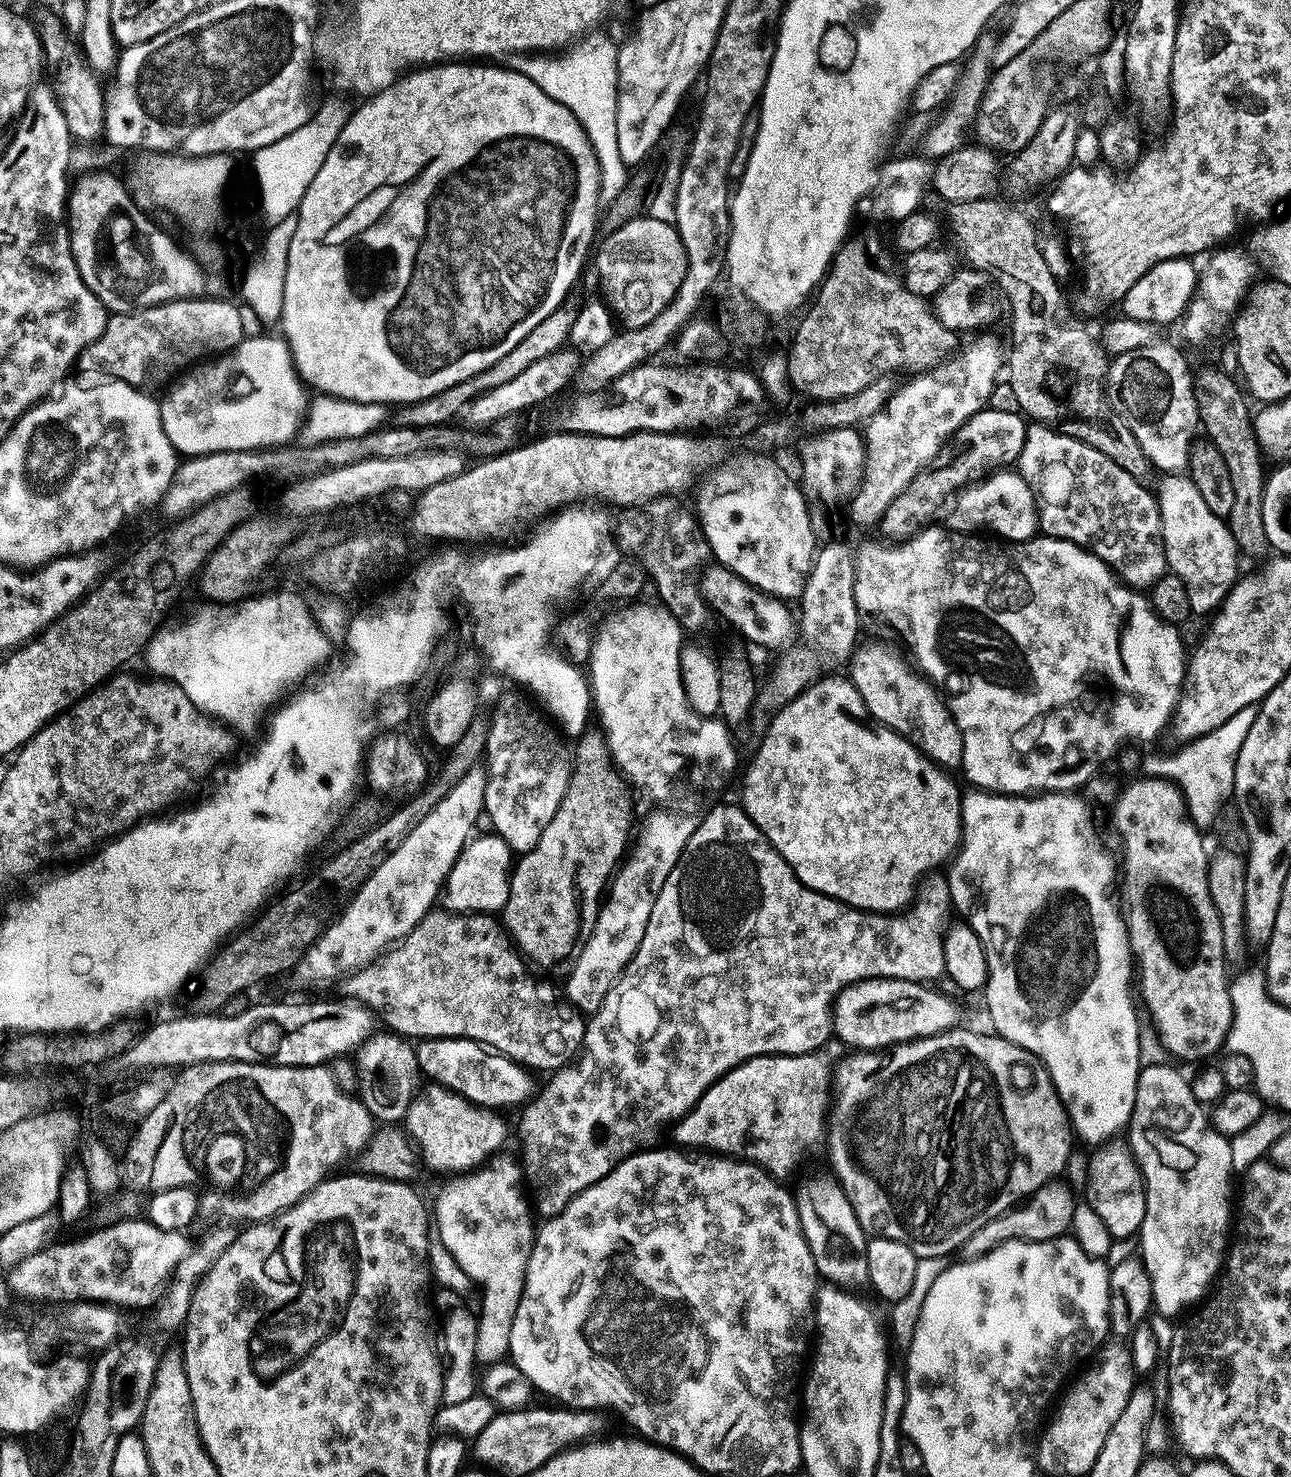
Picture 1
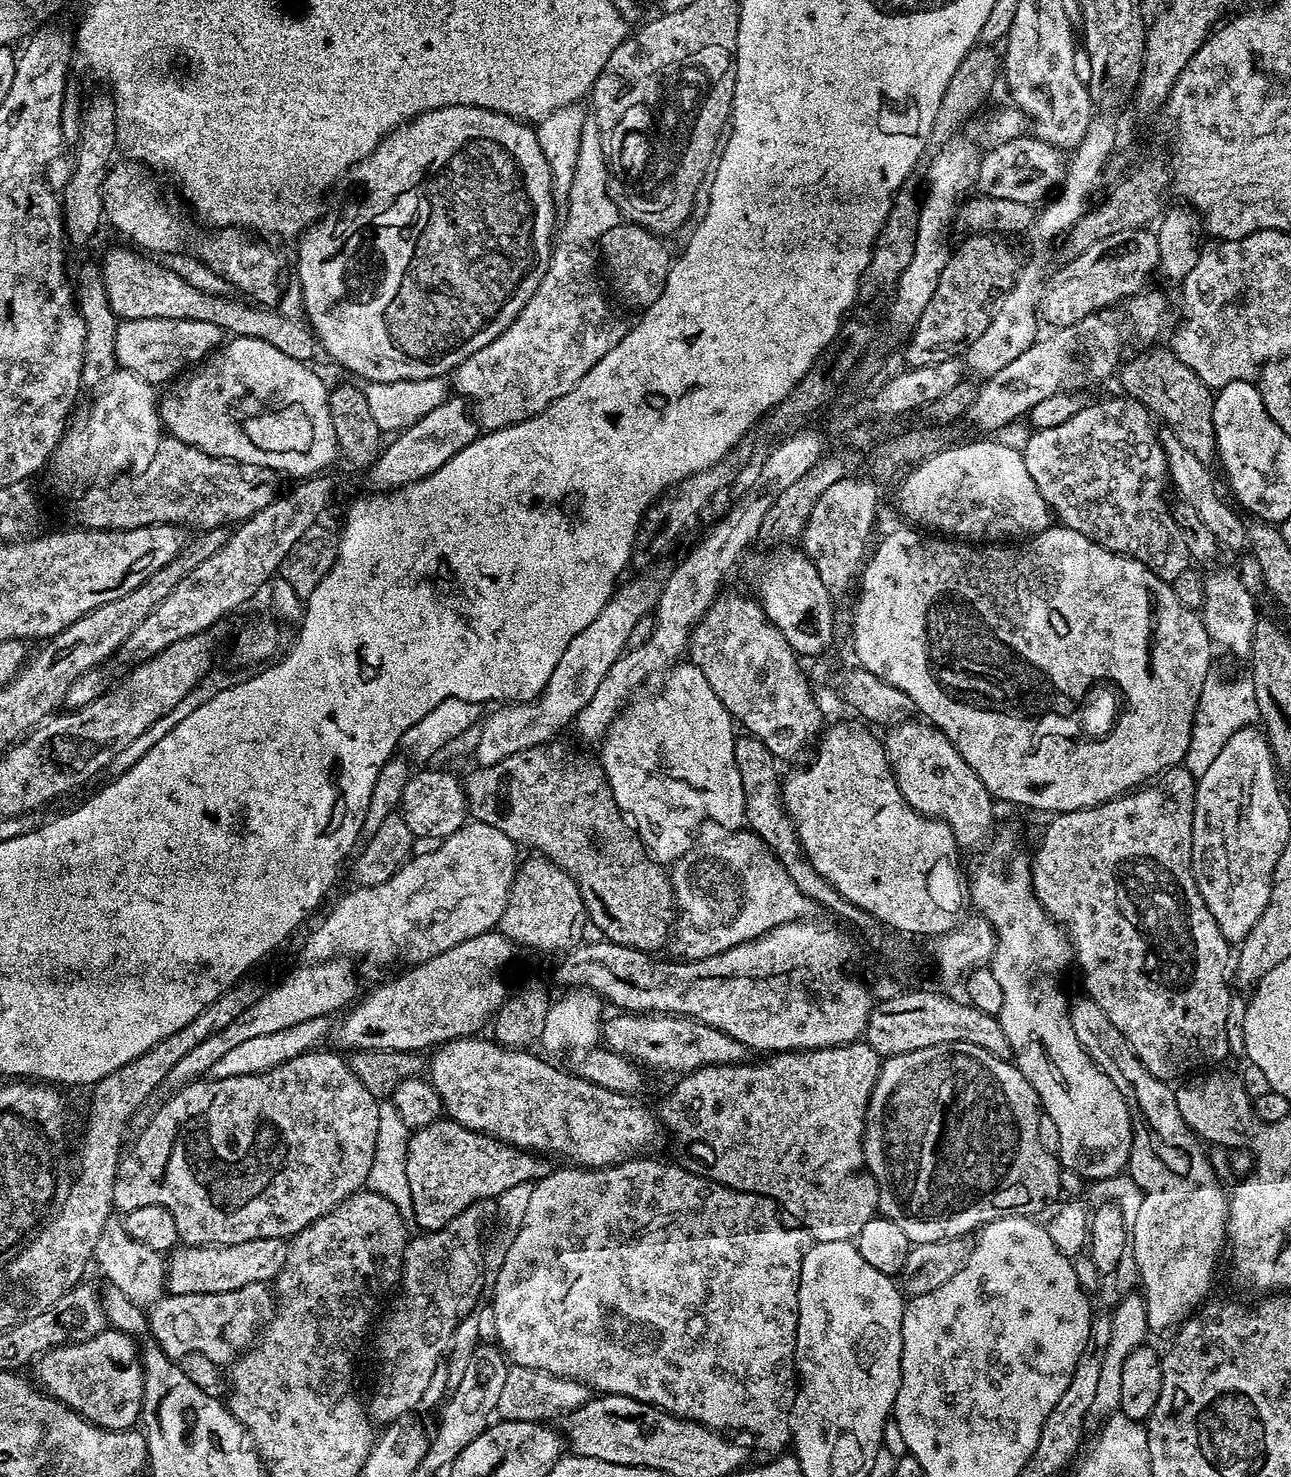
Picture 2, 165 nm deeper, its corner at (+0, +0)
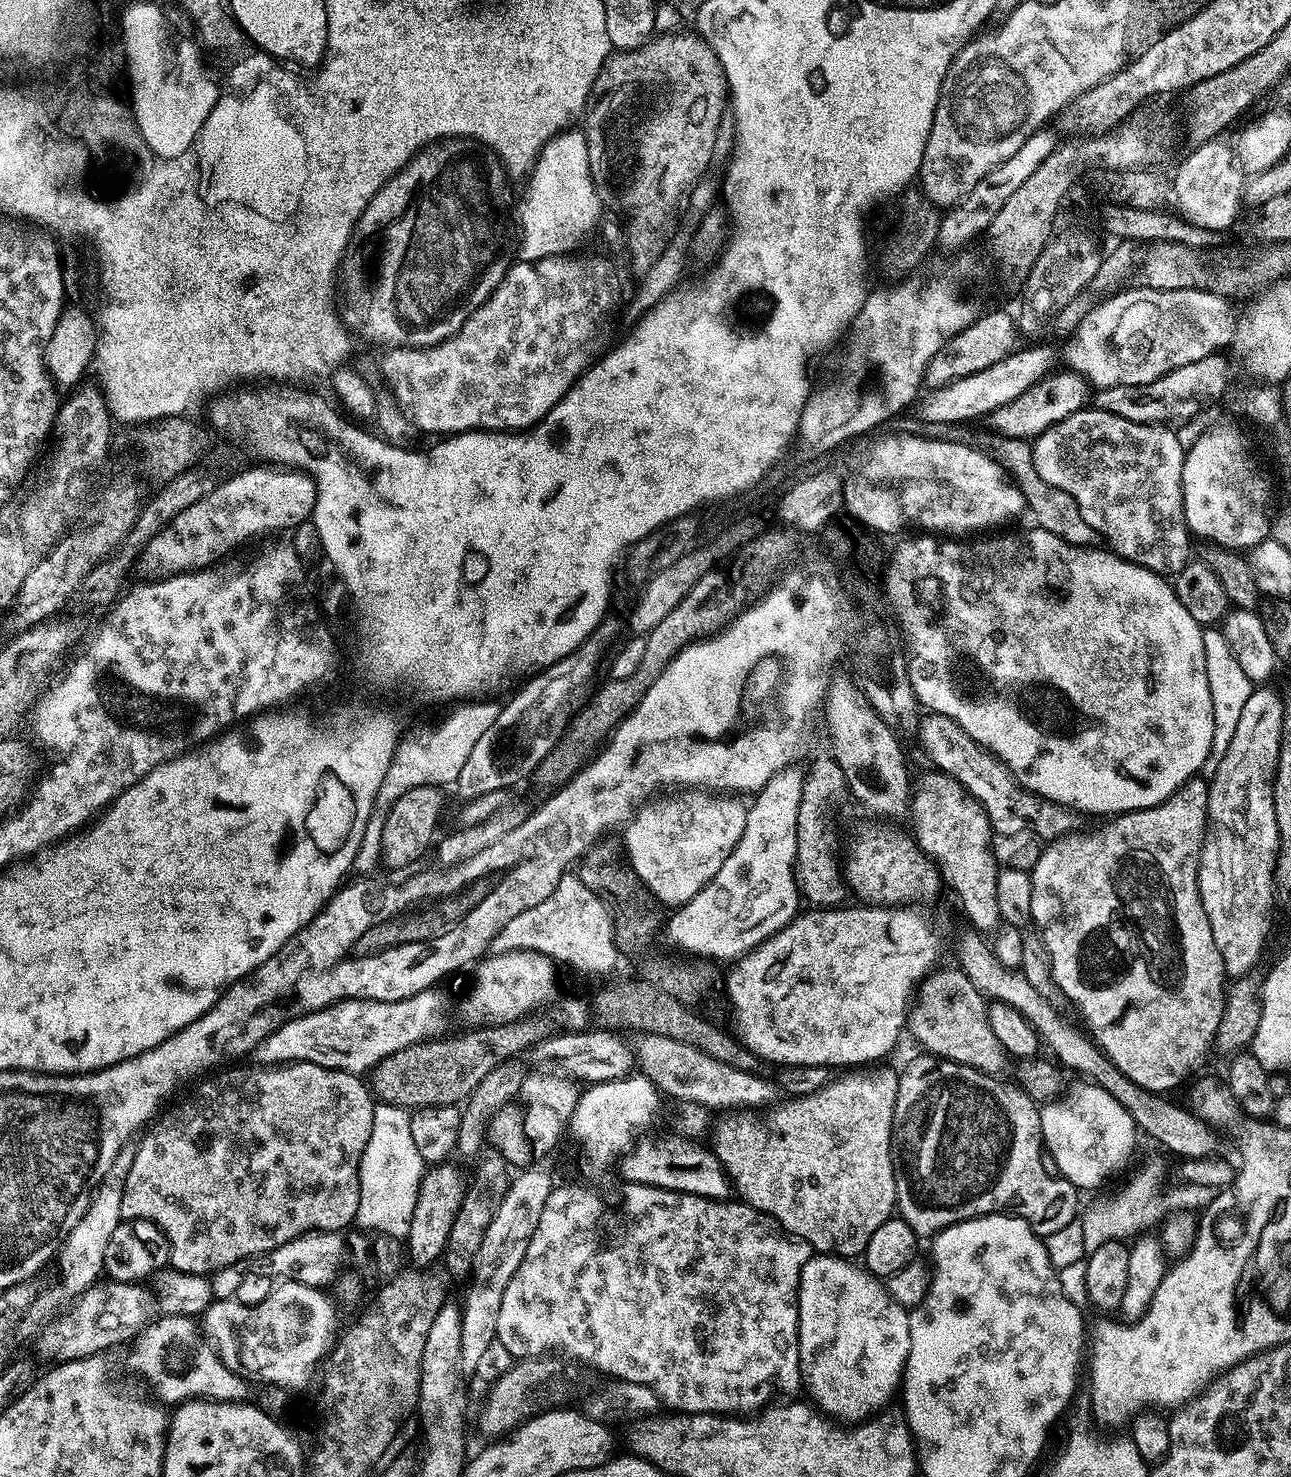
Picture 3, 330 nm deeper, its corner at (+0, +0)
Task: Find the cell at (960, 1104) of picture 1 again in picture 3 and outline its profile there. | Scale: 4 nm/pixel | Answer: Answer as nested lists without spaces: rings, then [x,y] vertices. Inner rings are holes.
[[[920,1054],[917,1060],[910,1061],[905,1066],[904,1072],[902,1068],[899,1078],[900,1085],[896,1095],[894,1118],[892,1119],[892,1143],[894,1145],[894,1159],[897,1166],[896,1207],[899,1219],[907,1222],[916,1231],[917,1237],[924,1238],[925,1236],[925,1238],[931,1238],[937,1232],[942,1231],[943,1228],[948,1228],[950,1225],[957,1224],[963,1220],[971,1220],[973,1216],[991,1216],[993,1214],[1008,1213],[1013,1216],[1020,1216],[1028,1221],[1037,1236],[1043,1238],[1054,1234],[1056,1230],[1061,1230],[1062,1227],[1071,1224],[1071,1222],[1077,1219],[1078,1213],[1082,1208],[1082,1205],[1080,1206],[1081,1193],[1069,1180],[1057,1178],[1050,1171],[1049,1165],[1046,1163],[1045,1153],[1042,1151],[1042,1141],[1040,1139],[1040,1108],[1021,1087],[1015,1086],[1014,1088],[1010,1084],[1003,1084],[1003,1079],[980,1072],[979,1069],[972,1068],[970,1065],[943,1060],[929,1054]]]

